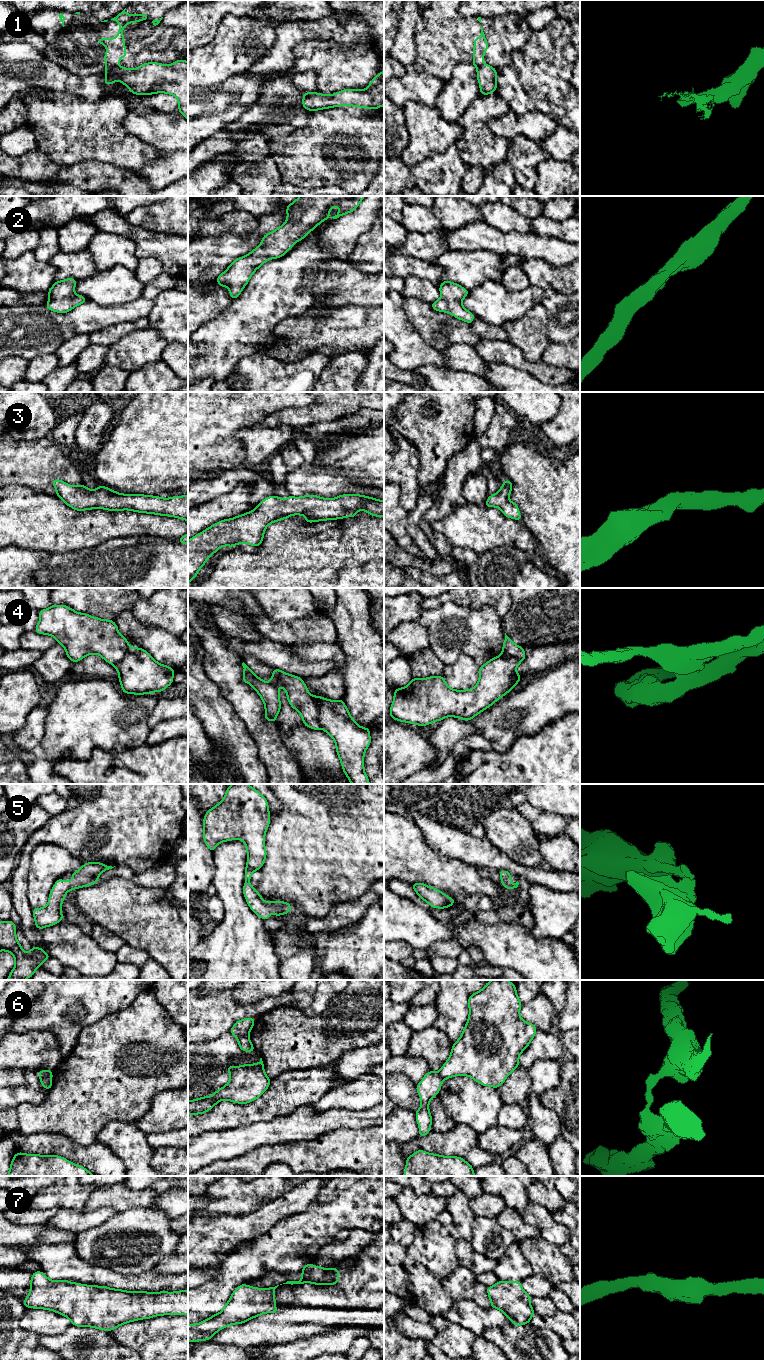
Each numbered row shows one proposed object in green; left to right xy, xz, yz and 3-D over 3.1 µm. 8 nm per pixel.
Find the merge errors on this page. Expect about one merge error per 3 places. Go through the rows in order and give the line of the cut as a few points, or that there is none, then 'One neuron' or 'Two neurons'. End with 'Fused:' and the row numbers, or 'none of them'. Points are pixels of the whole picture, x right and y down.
1: Split along xy (117, 63), (106, 72). Two neurons
2: No split. One neuron
3: No split. One neuron
4: Split along xz (312, 696), (317, 708), (317, 718), (321, 728). Two neurons
5: No split. One neuron
6: Split along xy (39, 1072), (44, 1076), (51, 1077). Two neurons
7: No split. One neuron
Fused: 1, 4, 6

